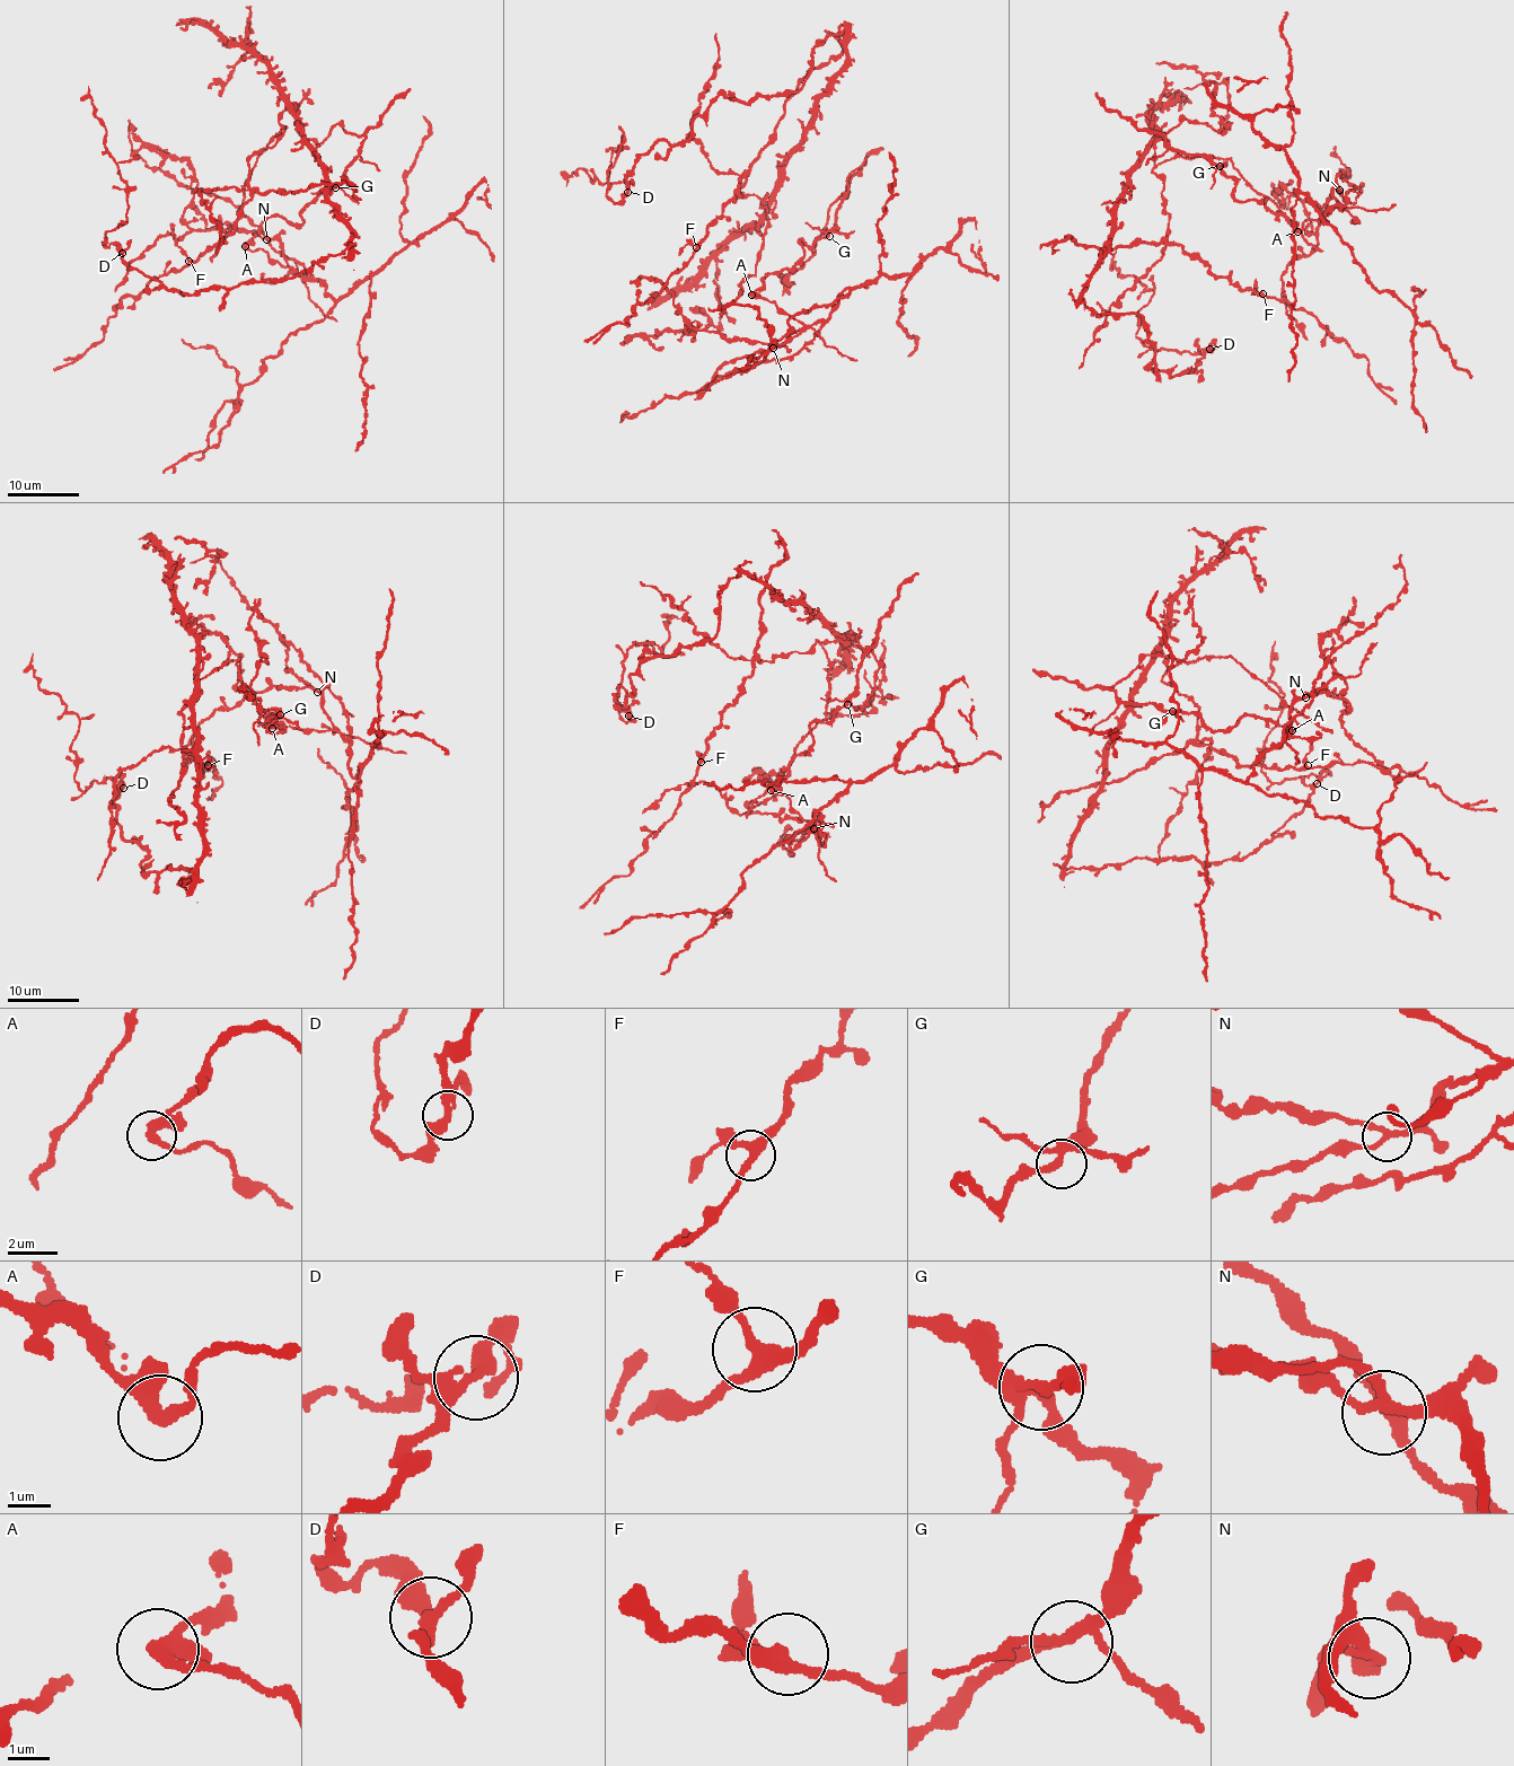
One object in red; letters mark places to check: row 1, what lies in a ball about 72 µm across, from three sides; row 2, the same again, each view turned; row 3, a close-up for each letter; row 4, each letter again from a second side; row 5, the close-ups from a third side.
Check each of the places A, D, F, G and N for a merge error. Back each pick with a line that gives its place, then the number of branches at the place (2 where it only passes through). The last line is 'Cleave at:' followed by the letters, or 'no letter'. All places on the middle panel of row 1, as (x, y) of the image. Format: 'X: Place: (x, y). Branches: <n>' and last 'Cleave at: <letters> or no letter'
A: Place: (751, 295). Branches: 3
Cleave at: A

